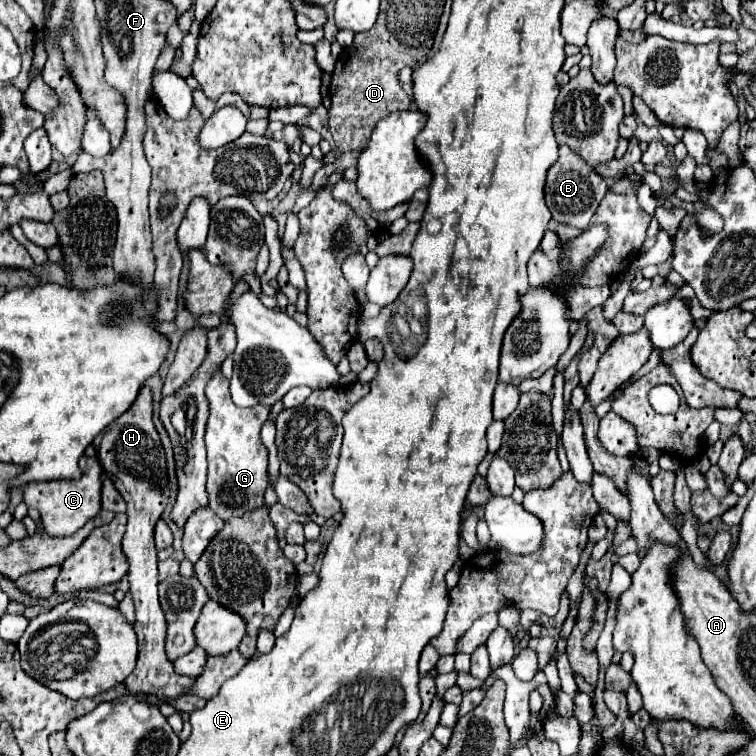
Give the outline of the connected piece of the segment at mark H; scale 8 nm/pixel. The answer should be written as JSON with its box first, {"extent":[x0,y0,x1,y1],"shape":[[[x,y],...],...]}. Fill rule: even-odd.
{"extent":[98,386,194,698],"shape":[[[142,386],[140,396],[132,404],[128,412],[116,418],[102,434],[102,442],[98,448],[98,460],[108,478],[112,478],[116,490],[122,494],[128,504],[128,528],[122,540],[122,550],[128,556],[130,572],[130,594],[136,608],[136,636],[138,636],[138,664],[132,674],[124,680],[128,690],[134,694],[156,694],[158,698],[172,698],[178,694],[186,694],[194,686],[194,678],[176,674],[172,662],[168,662],[164,652],[166,640],[166,618],[158,602],[158,550],[152,542],[154,526],[160,520],[168,498],[170,484],[166,472],[166,454],[160,442],[160,436],[152,422],[152,390]]]}

